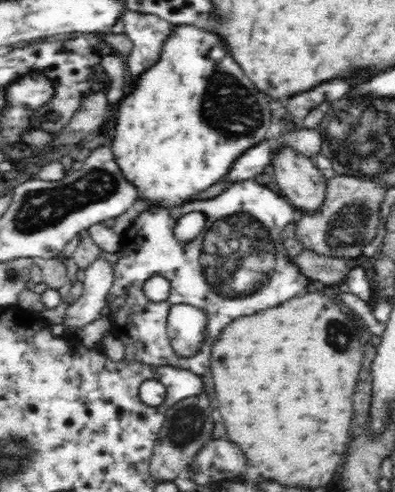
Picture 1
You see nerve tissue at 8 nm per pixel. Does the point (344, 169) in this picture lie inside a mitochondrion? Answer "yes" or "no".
yes

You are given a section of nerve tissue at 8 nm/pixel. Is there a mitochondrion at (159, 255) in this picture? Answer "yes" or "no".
no

